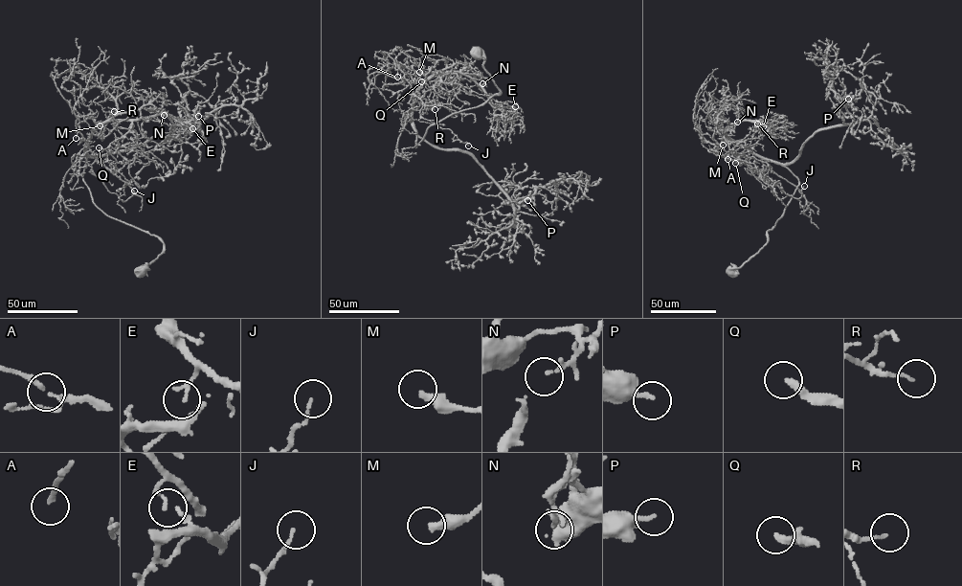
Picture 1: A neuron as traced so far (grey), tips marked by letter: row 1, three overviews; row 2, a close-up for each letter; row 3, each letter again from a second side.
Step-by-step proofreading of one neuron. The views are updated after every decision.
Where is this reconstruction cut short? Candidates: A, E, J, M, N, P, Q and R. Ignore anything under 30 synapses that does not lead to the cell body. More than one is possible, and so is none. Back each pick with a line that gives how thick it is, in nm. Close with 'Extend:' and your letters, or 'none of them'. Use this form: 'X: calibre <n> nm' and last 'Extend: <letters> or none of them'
Extend: none of them

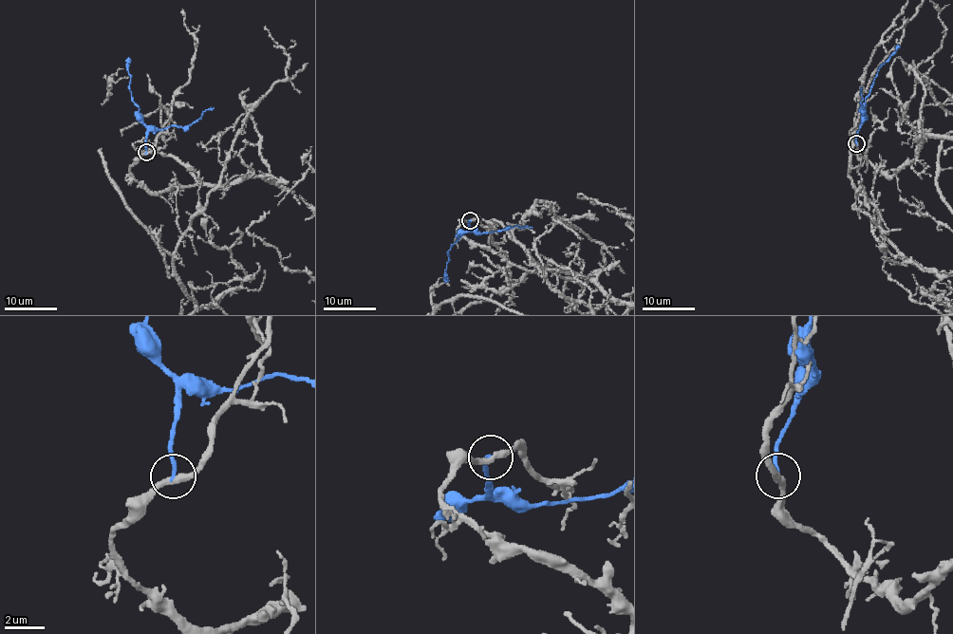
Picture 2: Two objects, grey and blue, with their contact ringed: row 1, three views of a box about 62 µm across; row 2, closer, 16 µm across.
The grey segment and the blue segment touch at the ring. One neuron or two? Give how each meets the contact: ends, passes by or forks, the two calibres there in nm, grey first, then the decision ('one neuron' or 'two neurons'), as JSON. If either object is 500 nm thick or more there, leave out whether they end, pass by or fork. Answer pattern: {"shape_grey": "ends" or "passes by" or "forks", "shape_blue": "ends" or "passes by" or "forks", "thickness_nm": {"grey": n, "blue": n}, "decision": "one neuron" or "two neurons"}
{"shape_grey": "passes by", "shape_blue": "ends", "thickness_nm": {"grey": 320, "blue": 200}, "decision": "two neurons"}

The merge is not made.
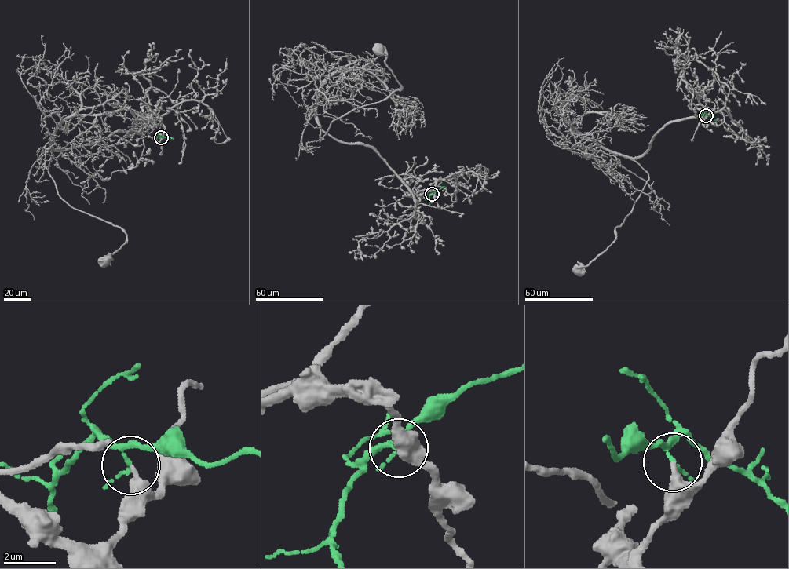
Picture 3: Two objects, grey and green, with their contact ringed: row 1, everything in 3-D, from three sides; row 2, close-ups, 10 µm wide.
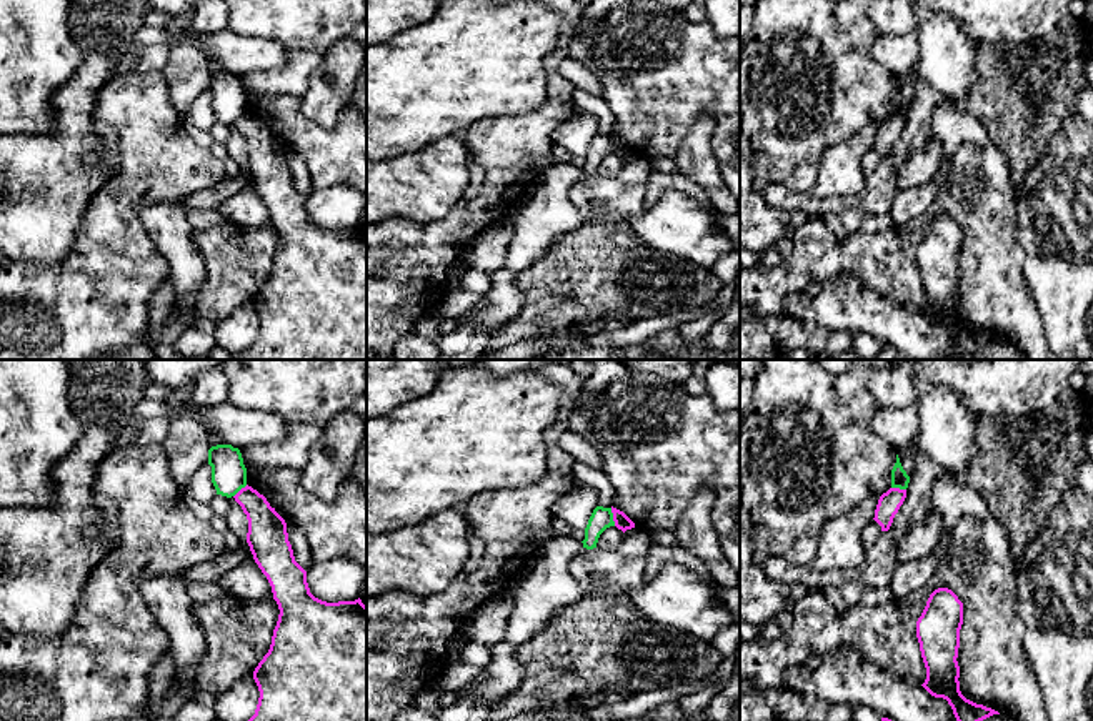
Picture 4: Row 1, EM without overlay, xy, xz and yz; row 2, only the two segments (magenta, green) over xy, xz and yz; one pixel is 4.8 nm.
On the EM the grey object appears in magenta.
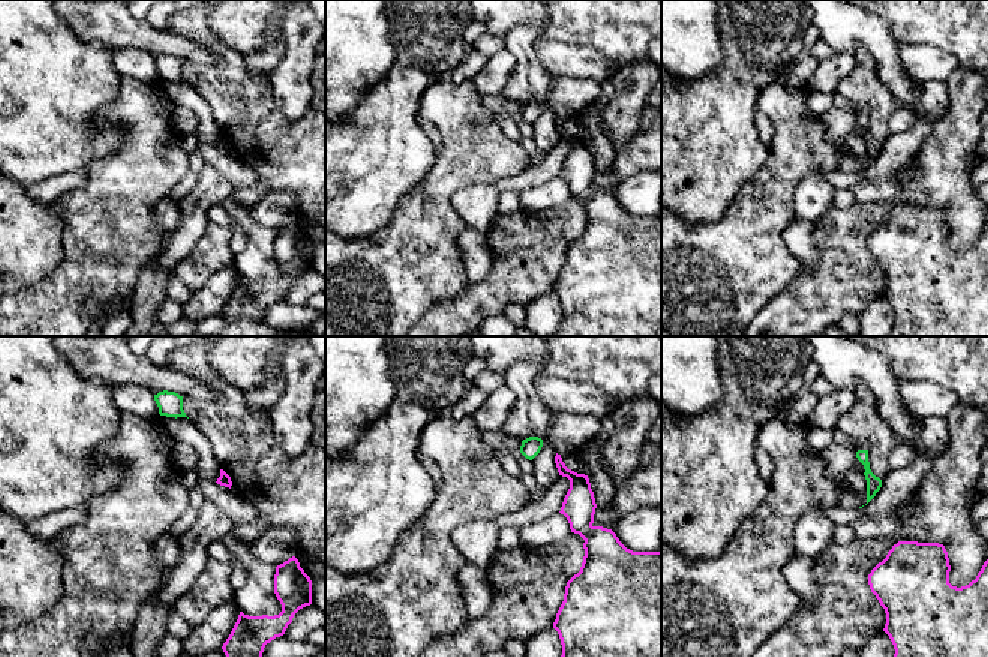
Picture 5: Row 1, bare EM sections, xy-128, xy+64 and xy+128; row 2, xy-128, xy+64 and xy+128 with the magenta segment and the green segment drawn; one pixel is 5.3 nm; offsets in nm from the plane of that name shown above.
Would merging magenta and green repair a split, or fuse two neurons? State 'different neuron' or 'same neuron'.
different neuron

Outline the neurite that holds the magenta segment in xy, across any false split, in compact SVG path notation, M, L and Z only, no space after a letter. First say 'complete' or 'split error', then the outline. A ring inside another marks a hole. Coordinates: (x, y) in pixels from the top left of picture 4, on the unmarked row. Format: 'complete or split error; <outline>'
complete; M248 112L233 125L247 142L247 170L272 213L280 241L270 276L253 298L260 318L255 341L230 360L367 360L367 233L360 225L338 230L315 225L307 210L307 198L295 188L285 147Z

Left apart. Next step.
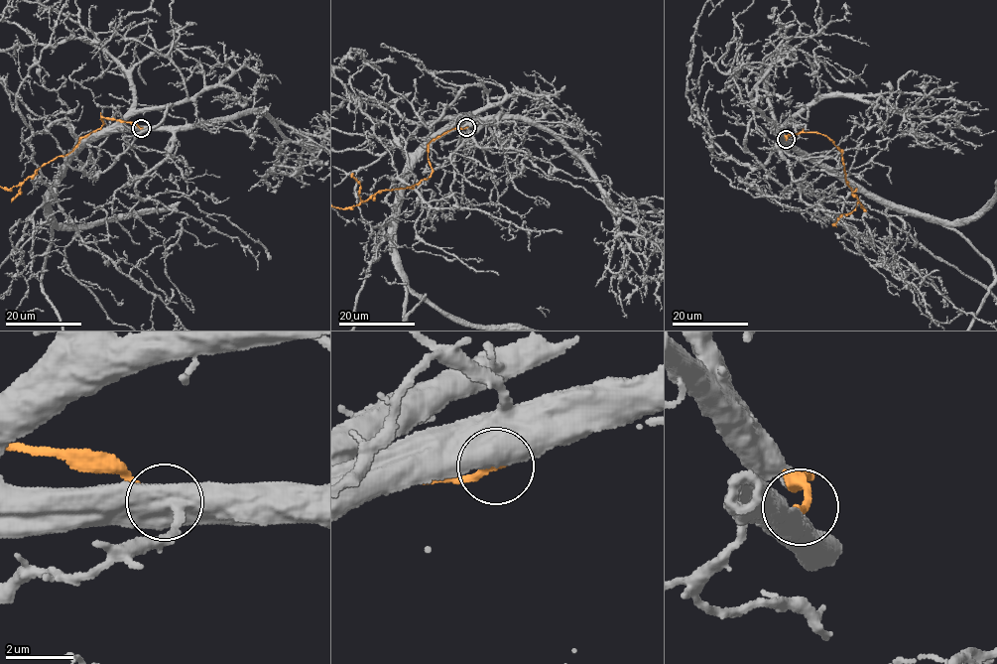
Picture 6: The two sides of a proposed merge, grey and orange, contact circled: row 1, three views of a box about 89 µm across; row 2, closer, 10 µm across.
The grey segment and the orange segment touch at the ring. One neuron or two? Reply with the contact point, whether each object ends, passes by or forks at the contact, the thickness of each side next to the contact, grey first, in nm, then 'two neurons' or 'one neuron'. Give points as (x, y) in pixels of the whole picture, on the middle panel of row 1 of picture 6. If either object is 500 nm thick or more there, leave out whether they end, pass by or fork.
place (466, 127); calibres 850 and 240 nm; two neurons

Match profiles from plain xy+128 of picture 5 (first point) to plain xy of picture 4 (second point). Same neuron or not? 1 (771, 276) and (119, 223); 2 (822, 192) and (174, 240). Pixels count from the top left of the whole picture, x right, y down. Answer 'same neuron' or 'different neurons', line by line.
1: same neuron
2: same neuron

